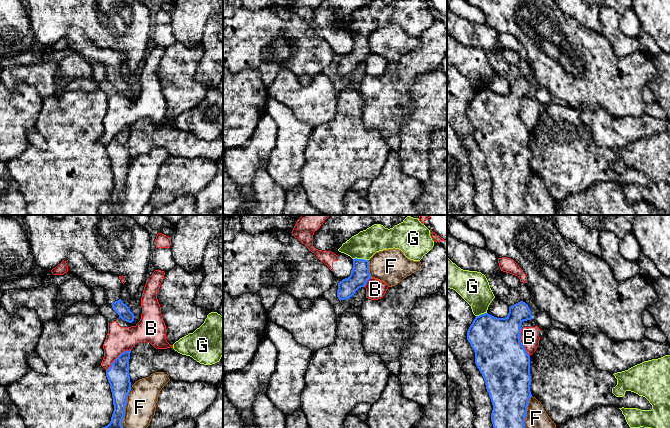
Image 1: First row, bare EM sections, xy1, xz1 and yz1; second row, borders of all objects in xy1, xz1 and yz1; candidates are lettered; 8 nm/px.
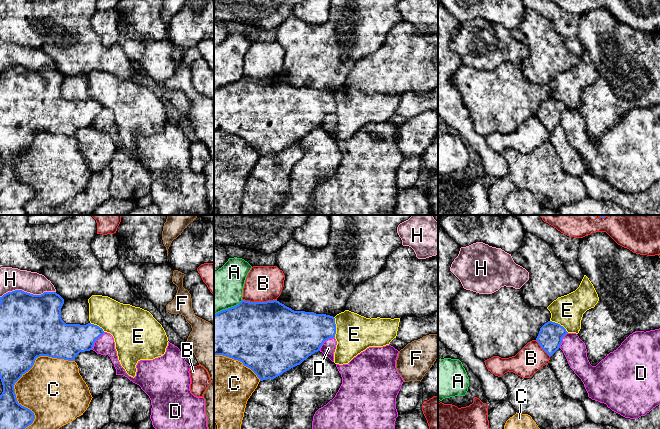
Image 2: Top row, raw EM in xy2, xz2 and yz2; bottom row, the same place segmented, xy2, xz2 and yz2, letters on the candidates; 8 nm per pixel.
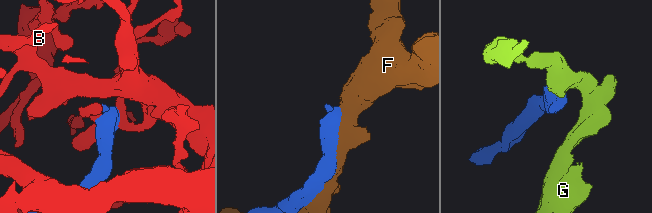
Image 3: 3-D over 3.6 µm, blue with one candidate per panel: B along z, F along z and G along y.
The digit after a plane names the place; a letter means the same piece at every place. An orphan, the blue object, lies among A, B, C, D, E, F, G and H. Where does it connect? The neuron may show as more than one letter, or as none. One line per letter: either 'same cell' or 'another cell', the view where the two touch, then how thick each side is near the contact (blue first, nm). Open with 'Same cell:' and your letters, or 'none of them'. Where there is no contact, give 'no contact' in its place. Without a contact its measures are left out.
Same cell: none of them
A: another cell | xz2 | 480/320 nm
B: another cell | xz2 | 500/280 nm
C: another cell | xy2 | 300/420 nm
D: another cell | xz2 | 400/110 nm
E: another cell | xz2 | 340/300 nm
F: another cell | xy1 | 170/240 nm
G: another cell | xz1 | 150/220 nm
H: another cell | xy2 | 480/190 nm

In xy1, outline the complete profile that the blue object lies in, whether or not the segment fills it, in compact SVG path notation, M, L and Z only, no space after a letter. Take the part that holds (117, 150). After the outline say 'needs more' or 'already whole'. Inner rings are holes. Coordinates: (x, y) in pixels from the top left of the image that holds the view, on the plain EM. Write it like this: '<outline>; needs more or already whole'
M129 127L121 129L106 146L106 152L112 168L114 187L110 199L99 207L99 215L115 215L122 209L127 172L131 164L129 152Z; already whole

